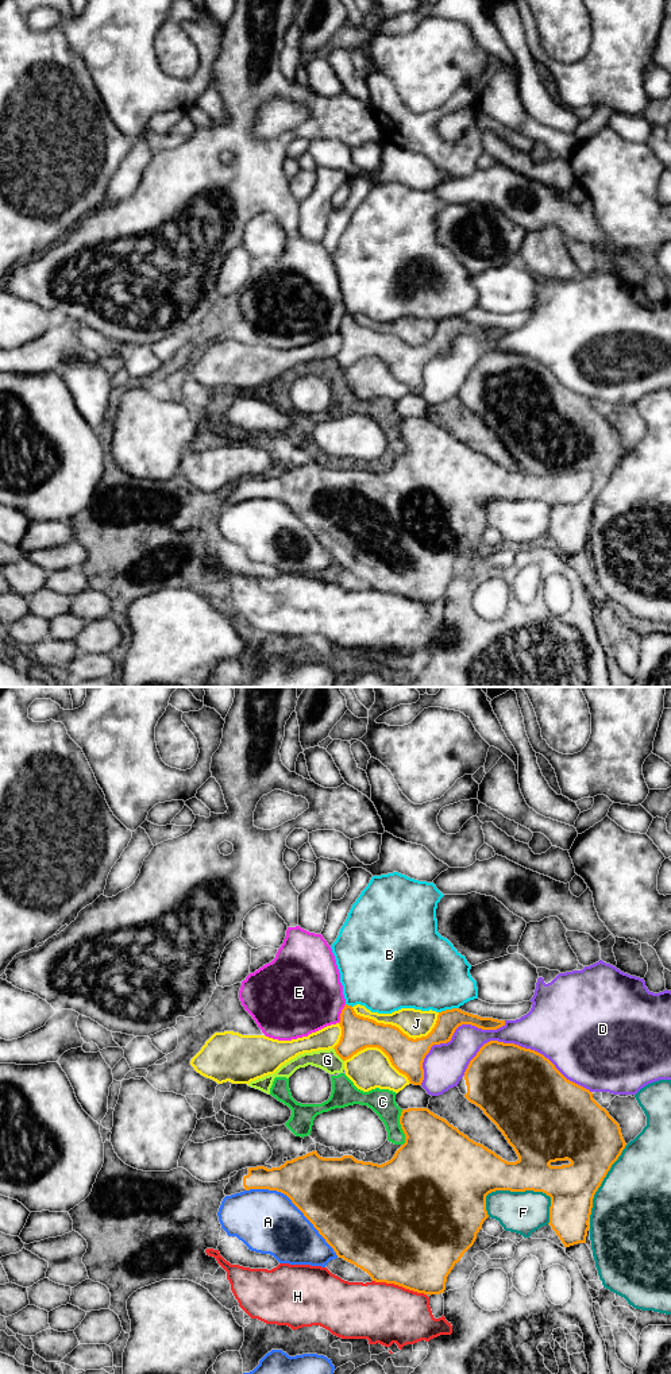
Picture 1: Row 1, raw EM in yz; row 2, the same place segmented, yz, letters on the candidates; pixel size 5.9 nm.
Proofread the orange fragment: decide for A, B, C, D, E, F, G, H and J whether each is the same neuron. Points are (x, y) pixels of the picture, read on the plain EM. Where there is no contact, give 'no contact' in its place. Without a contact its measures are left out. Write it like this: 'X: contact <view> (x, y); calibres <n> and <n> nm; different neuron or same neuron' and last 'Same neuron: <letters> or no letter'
A: contact yz (294, 513); calibres 440 and 380 nm; different neuron
B: contact yz (448, 319); calibres 140 and 440 nm; different neuron
C: contact yz (400, 432); calibres 340 and 160 nm; different neuron
D: contact yz (524, 356); calibres 480 and 400 nm; different neuron
E: contact yz (340, 323); calibres 200 and 460 nm; different neuron
F: contact yz (529, 498); calibres 280 and 260 nm; different neuron
G: contact yz (336, 362); calibres 200 and 130 nm; different neuron
H: contact yz (400, 594); calibres 500 and 360 nm; different neuron
J: contact yz (397, 336); calibres 200 and 170 nm; same neuron
Same neuron: J

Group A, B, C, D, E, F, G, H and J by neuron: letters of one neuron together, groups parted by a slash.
A / B / C G / D / E / F / H / J

